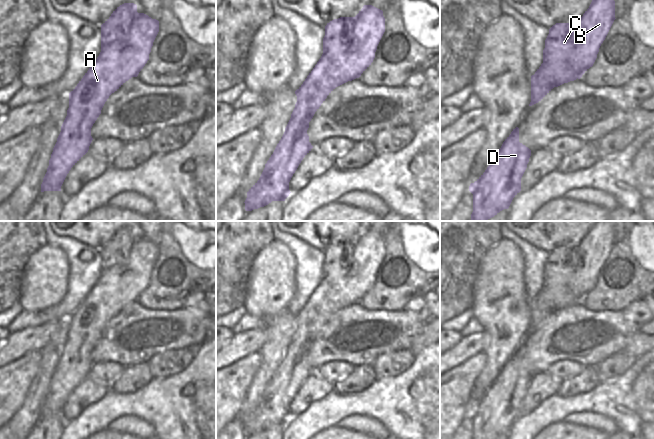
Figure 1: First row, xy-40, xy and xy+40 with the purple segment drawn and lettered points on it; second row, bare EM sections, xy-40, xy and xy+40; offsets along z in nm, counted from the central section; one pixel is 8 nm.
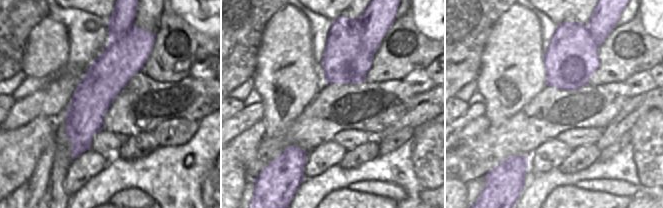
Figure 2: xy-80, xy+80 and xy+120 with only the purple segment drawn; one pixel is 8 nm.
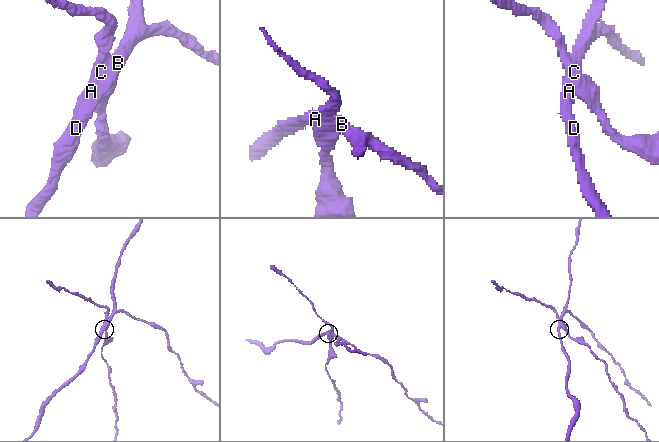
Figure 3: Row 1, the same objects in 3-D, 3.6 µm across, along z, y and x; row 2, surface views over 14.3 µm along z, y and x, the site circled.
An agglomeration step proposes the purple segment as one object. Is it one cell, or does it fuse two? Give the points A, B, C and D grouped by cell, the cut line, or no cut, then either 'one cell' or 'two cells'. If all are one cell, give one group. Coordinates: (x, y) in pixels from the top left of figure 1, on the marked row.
A B D / C; cut in xy+40 along (579, 23), (579, 41), (567, 66), (559, 68), (551, 78); two cells

